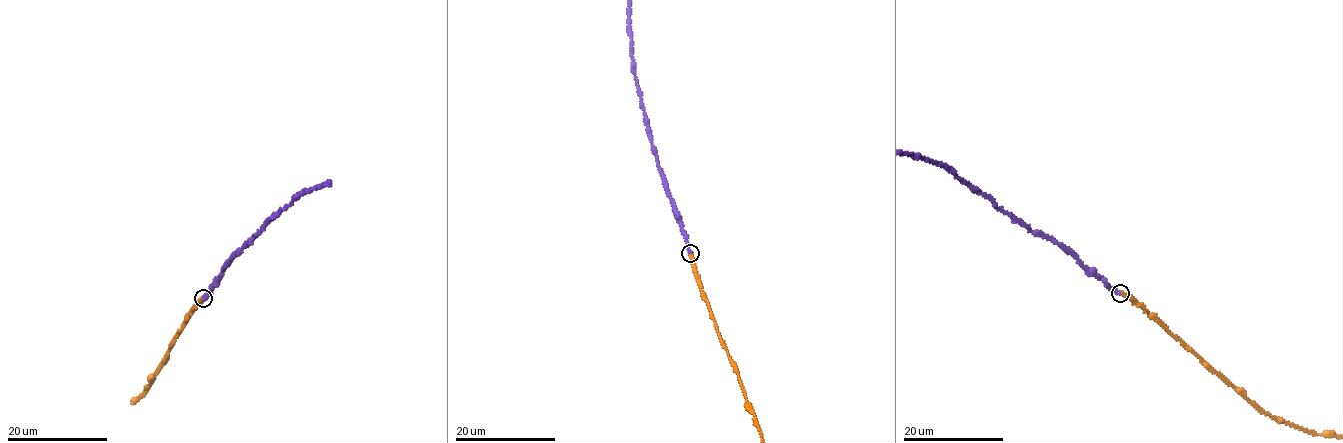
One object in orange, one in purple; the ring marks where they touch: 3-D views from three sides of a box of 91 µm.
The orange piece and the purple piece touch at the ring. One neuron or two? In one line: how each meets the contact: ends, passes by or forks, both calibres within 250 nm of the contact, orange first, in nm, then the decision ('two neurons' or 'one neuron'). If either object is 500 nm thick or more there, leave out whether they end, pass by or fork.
orange ends; purple ends; calibres 300 and 280 nm; one neuron

